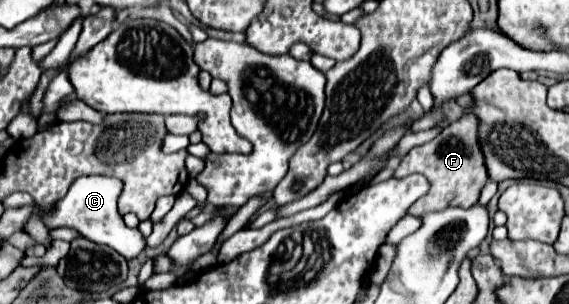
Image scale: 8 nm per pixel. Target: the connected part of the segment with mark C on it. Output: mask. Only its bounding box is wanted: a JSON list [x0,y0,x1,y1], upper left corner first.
[40,175,146,261]

